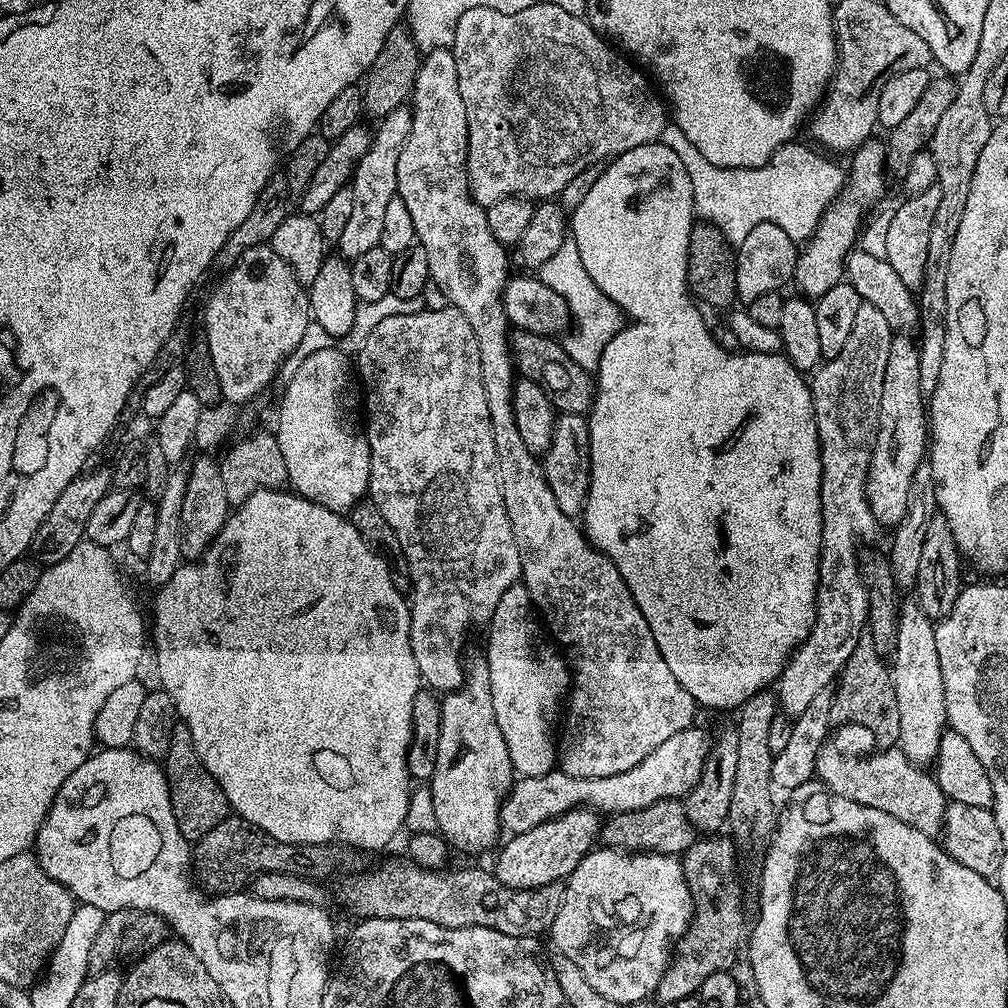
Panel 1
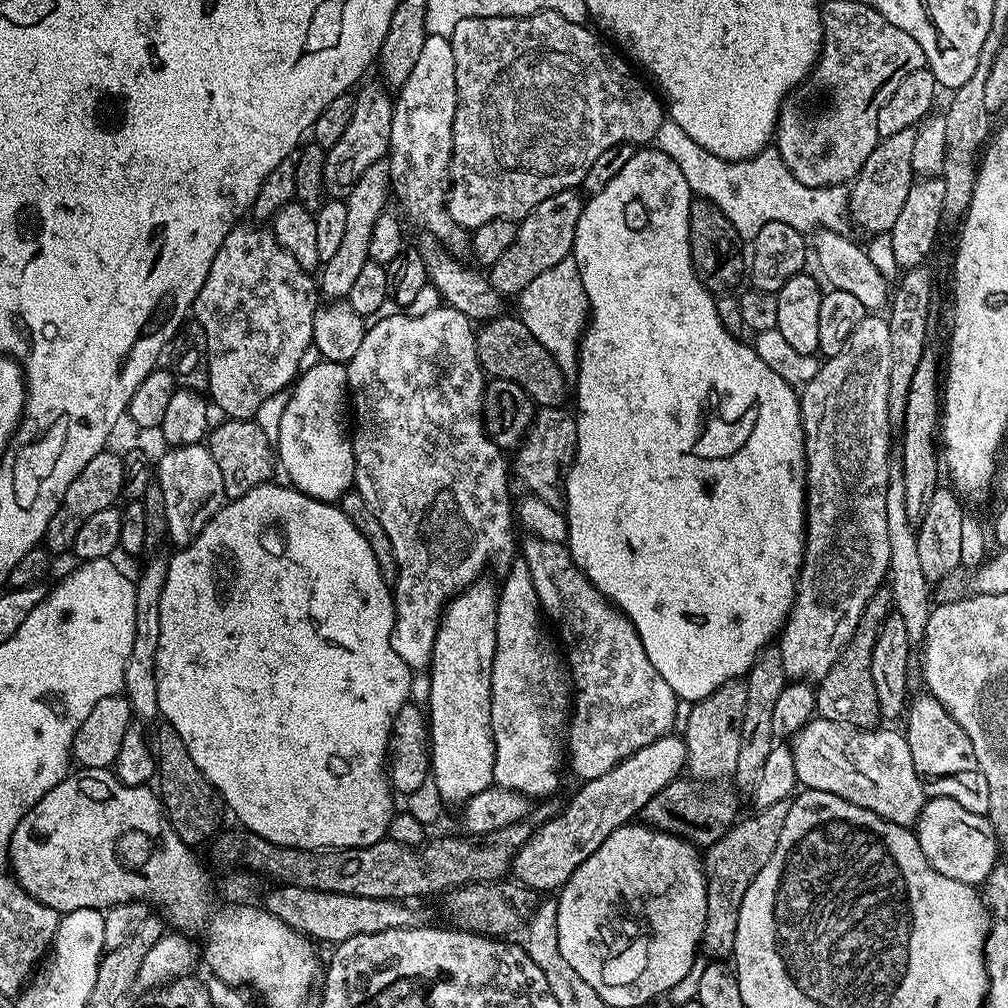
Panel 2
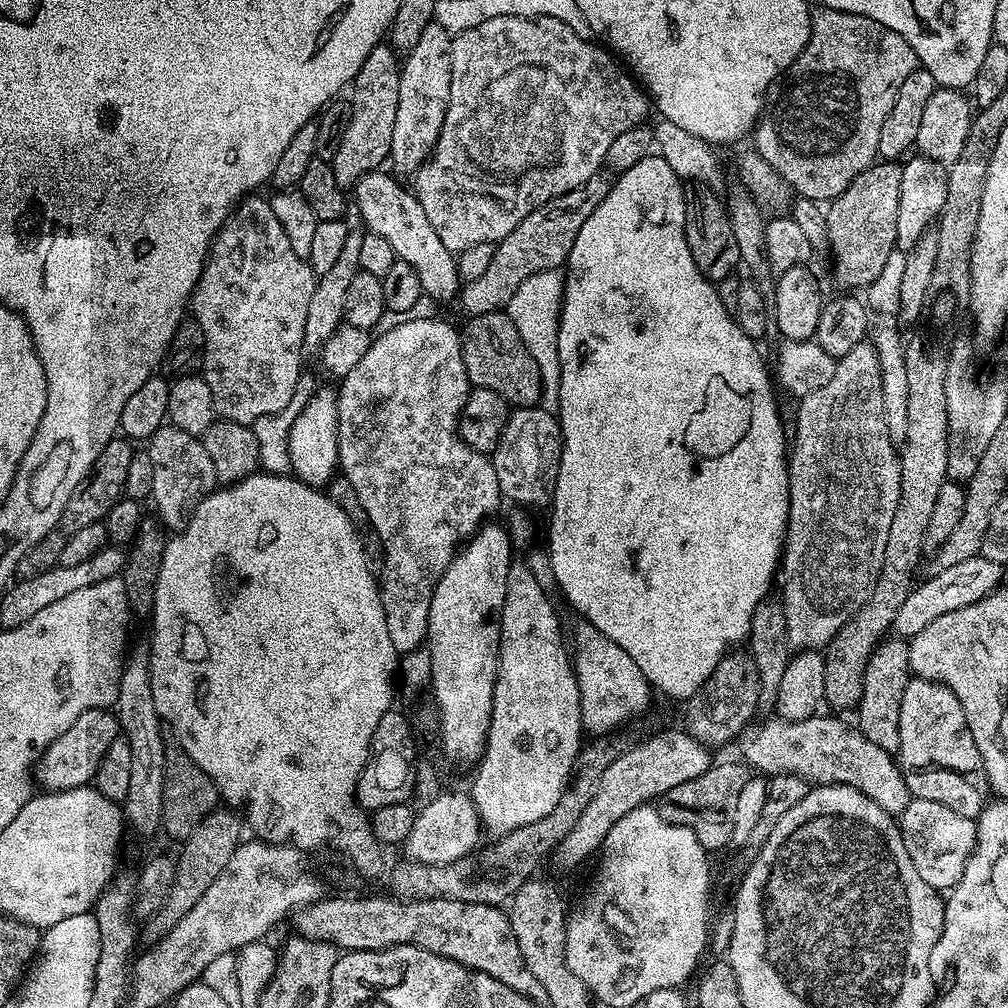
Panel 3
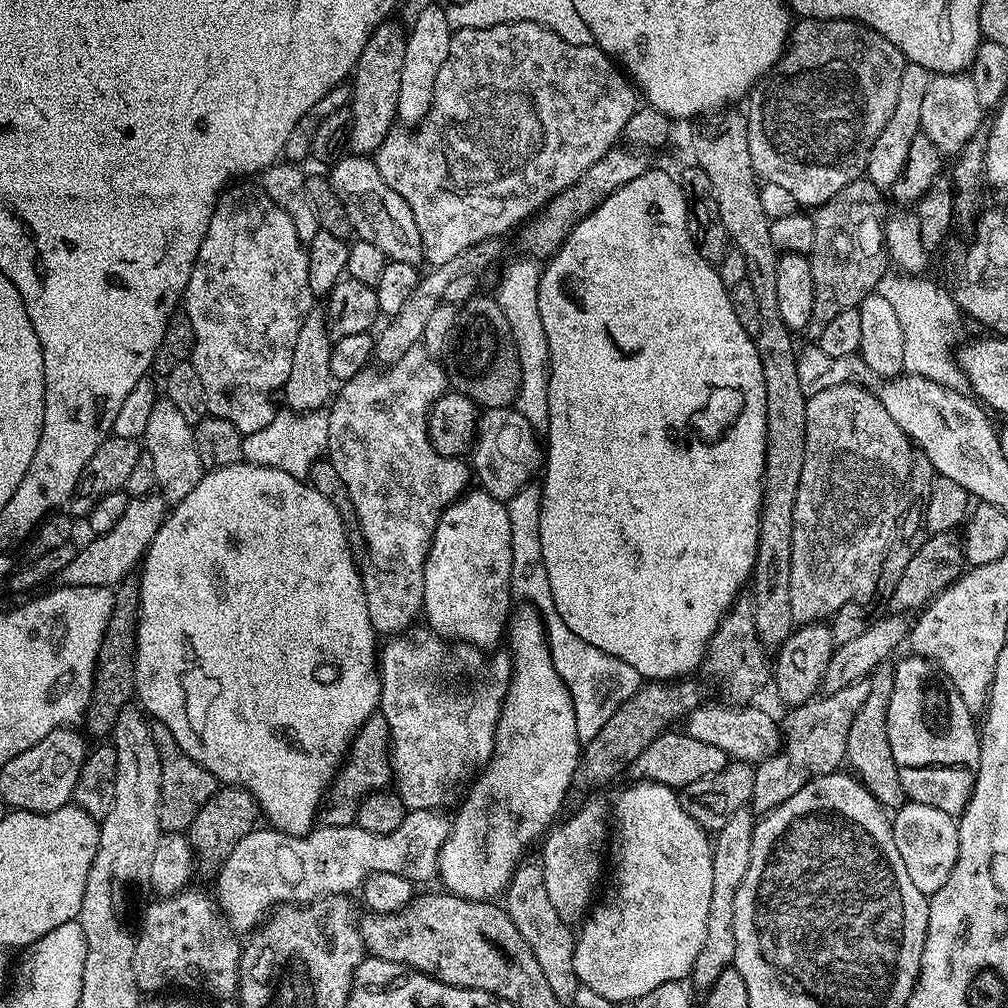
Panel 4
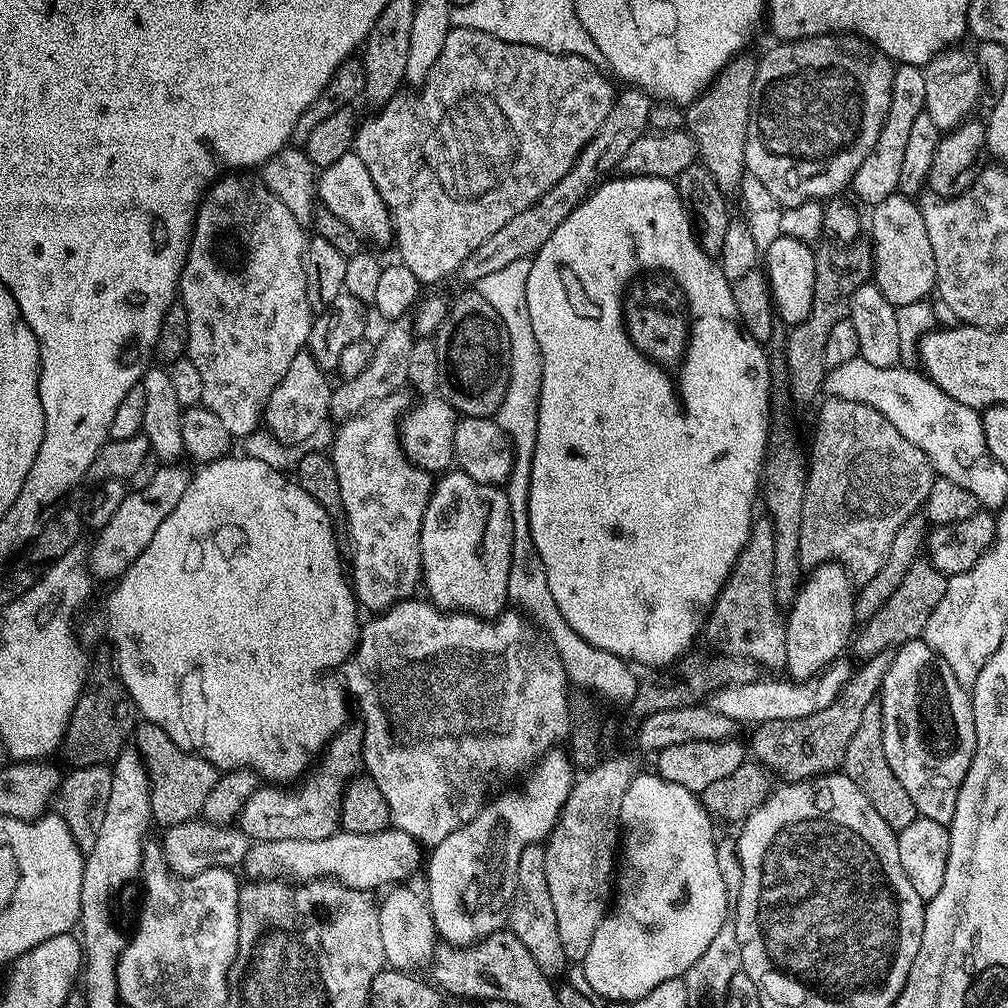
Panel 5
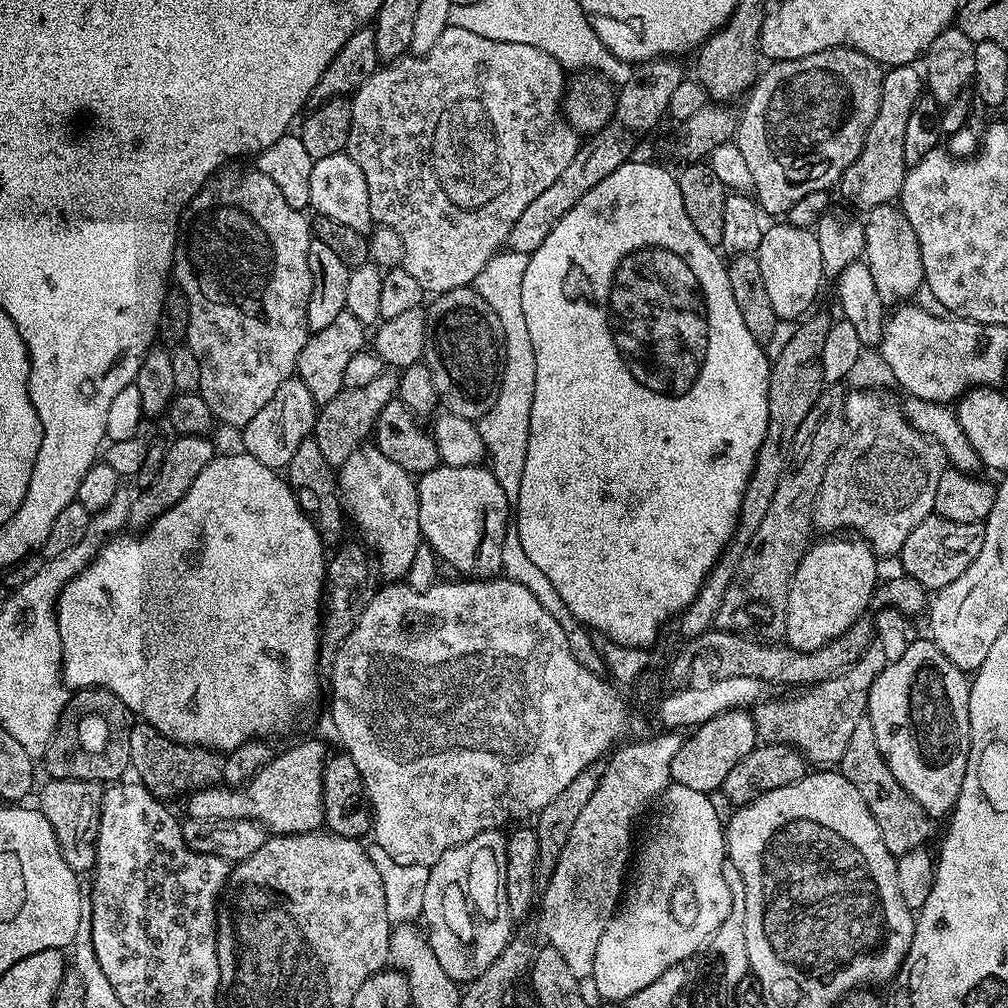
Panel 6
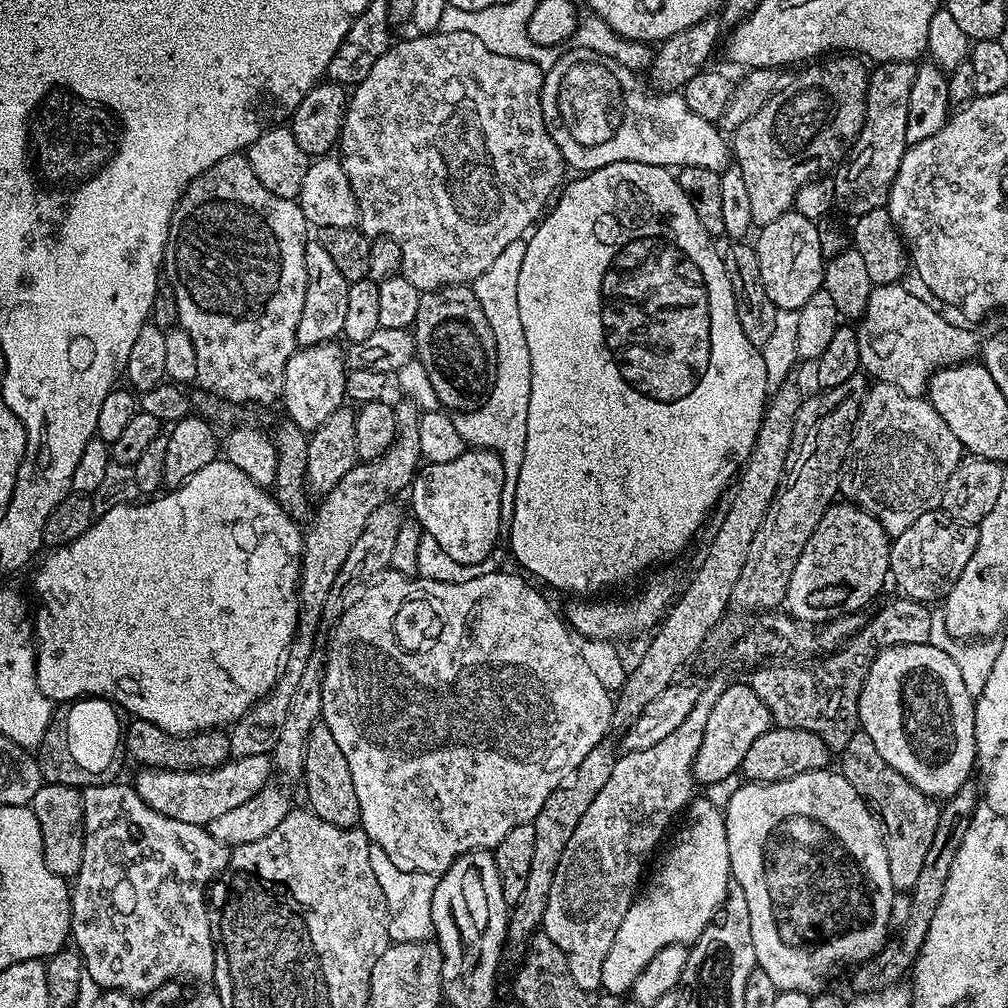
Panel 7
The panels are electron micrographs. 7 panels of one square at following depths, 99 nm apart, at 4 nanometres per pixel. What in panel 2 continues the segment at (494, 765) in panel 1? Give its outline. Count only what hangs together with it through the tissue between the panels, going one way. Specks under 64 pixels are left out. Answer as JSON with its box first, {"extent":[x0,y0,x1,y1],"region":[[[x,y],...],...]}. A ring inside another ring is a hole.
{"extent":[426,578,498,806],"region":[[[488,578],[475,580],[469,588],[463,588],[457,596],[452,597],[447,604],[440,618],[440,625],[434,638],[434,650],[432,651],[432,662],[430,673],[432,677],[428,680],[428,704],[426,703],[426,715],[428,717],[428,730],[432,737],[432,767],[430,778],[438,786],[438,794],[442,794],[445,805],[462,806],[474,794],[482,794],[482,790],[493,787],[494,781],[494,734],[492,733],[492,723],[490,722],[490,678],[492,677],[492,667],[494,666],[494,650],[496,649],[496,598],[498,588],[495,583],[491,584]]]}

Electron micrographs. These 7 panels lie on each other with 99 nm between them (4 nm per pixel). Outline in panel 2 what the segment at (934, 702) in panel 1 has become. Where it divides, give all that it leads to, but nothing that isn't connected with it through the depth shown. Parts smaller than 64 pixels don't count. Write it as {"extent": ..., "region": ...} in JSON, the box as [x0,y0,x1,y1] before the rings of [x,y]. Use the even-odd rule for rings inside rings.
{"extent":[886,450,930,642],"region":[[[894,450],[887,464],[886,538],[890,538],[890,562],[886,580],[892,590],[894,611],[902,614],[902,622],[906,622],[906,634],[910,634],[912,641],[920,642],[926,634],[926,622],[930,611],[930,582],[926,574],[922,574],[922,566],[918,559],[916,528],[906,518],[905,498],[904,456],[901,451]]]}

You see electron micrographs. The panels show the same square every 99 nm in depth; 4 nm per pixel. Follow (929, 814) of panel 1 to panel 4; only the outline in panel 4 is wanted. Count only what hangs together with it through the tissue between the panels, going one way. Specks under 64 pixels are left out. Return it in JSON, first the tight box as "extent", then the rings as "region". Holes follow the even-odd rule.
{"extent":[686,702,782,765],"region":[[[705,702],[695,708],[686,718],[686,735],[706,742],[706,746],[718,746],[729,758],[736,762],[757,765],[761,760],[770,758],[782,747],[782,728],[772,721],[768,712],[756,706],[723,706],[718,708]]]}

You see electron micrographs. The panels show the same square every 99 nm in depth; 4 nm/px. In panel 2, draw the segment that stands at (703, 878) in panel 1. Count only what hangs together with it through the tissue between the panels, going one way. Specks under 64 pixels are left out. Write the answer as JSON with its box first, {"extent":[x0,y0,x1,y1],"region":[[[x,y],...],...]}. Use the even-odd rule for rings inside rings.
{"extent":[702,801,789,958],"region":[[[789,801],[774,802],[774,806],[759,809],[749,820],[741,819],[732,825],[718,842],[714,842],[702,856],[704,881],[706,882],[706,926],[704,927],[703,951],[708,951],[712,958],[731,957],[734,950],[734,934],[738,934],[738,910],[742,910],[742,898],[746,898],[746,890],[750,890],[750,882],[770,862],[770,854],[774,854],[774,846],[778,846],[778,834],[782,834],[782,826],[786,822]]]}

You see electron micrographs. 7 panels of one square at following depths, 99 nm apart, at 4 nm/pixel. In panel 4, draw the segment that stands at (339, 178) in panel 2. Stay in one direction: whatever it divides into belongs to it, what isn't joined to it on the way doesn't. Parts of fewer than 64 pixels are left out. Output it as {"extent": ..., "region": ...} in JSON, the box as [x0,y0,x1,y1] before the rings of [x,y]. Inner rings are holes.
{"extent":[348,19,408,157],"region":[[[399,19],[384,20],[370,34],[362,58],[358,58],[356,71],[350,77],[352,86],[352,129],[348,135],[348,148],[353,153],[371,157],[382,146],[386,134],[397,123],[398,86],[402,82],[402,61],[406,58],[408,34]]]}

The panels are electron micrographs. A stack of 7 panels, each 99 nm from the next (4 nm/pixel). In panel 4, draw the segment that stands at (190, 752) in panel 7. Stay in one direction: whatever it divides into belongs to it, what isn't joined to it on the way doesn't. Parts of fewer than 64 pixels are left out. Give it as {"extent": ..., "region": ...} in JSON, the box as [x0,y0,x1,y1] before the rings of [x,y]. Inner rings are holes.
{"extent":[150,720,218,833],"region":[[[152,720],[150,734],[154,738],[154,746],[158,746],[158,758],[162,762],[162,794],[160,795],[160,826],[164,832],[187,833],[188,828],[198,818],[198,810],[210,802],[215,794],[218,781],[210,770],[206,770],[178,742],[174,742],[174,734],[162,722]]]}

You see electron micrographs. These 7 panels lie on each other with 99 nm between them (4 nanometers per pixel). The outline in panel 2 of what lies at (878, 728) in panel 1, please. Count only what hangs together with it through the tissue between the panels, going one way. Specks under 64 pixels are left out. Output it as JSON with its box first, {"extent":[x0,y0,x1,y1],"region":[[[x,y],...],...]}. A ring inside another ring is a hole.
{"extent":[815,586,893,726],"region":[[[881,586],[872,595],[870,602],[866,602],[866,610],[862,610],[862,618],[850,642],[846,642],[834,666],[830,666],[830,670],[826,670],[824,677],[815,685],[816,711],[819,719],[857,726],[872,726],[881,719],[878,693],[874,690],[874,678],[870,675],[870,658],[874,654],[874,642],[878,638],[878,630],[893,608],[892,590],[888,586]]]}

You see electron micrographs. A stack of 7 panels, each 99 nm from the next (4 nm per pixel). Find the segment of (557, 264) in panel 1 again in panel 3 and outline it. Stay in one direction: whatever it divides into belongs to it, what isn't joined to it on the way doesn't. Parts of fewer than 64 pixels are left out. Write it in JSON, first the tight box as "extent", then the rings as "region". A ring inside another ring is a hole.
{"extent":[506,270,564,381],"region":[[[546,270],[542,274],[534,274],[518,286],[514,298],[510,298],[506,309],[510,322],[518,330],[522,342],[526,342],[526,350],[530,350],[530,358],[538,362],[538,374],[545,381],[559,381],[560,363],[558,362],[558,326],[560,325],[560,304],[564,300],[564,276],[557,270]]]}

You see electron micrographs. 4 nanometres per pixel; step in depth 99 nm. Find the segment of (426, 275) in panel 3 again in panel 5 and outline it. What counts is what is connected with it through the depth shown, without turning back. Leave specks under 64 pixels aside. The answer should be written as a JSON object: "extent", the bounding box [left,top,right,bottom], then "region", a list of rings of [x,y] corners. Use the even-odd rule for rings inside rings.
{"extent":[318,154,393,244],"region":[[[349,154],[323,169],[318,176],[318,200],[323,207],[334,210],[334,214],[338,214],[338,218],[342,218],[350,230],[360,235],[361,241],[368,243],[369,240],[372,244],[393,243],[391,215],[386,202],[382,200],[382,194],[378,194],[374,186],[374,178],[370,178],[370,170],[366,170],[366,165],[362,163],[362,158]]]}

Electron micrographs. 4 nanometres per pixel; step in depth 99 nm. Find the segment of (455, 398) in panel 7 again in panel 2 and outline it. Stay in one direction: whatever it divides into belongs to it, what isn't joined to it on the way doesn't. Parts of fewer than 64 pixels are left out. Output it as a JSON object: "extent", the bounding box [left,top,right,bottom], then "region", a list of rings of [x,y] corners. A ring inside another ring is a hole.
{"extent":[476,314,565,408],"region":[[[505,314],[483,321],[476,334],[476,349],[480,367],[489,377],[518,382],[533,404],[540,408],[558,408],[565,403],[564,372],[558,362],[550,358],[546,346],[542,346],[542,342],[538,342],[538,338],[534,338],[515,315]]]}

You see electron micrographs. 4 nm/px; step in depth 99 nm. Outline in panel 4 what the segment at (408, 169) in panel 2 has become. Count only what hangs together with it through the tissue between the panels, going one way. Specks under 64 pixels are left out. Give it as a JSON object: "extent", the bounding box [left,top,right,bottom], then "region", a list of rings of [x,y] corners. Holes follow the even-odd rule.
{"extent":[396,2,453,126],"region":[[[436,2],[426,6],[426,10],[422,10],[422,14],[418,14],[418,18],[407,29],[406,58],[402,61],[402,82],[398,86],[396,111],[397,117],[405,125],[415,126],[426,118],[434,98],[434,78],[438,78],[438,70],[442,70],[442,62],[446,62],[453,31],[447,11],[439,8]]]}

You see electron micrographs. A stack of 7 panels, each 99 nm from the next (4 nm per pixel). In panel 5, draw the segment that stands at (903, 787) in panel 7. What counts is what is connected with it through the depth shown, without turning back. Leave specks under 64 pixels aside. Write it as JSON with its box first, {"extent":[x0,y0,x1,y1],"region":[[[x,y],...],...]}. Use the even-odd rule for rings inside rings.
{"extent":[842,702,918,830],"region":[[[873,702],[866,706],[866,710],[862,710],[862,719],[854,729],[853,736],[850,737],[850,746],[846,746],[842,772],[850,778],[850,782],[854,782],[854,786],[858,786],[858,790],[862,790],[862,794],[866,794],[870,806],[878,810],[886,826],[899,830],[910,826],[918,817],[910,794],[906,794],[902,782],[894,778],[894,770],[890,770],[890,762],[886,762],[886,746],[882,746],[882,706],[880,703]]]}

